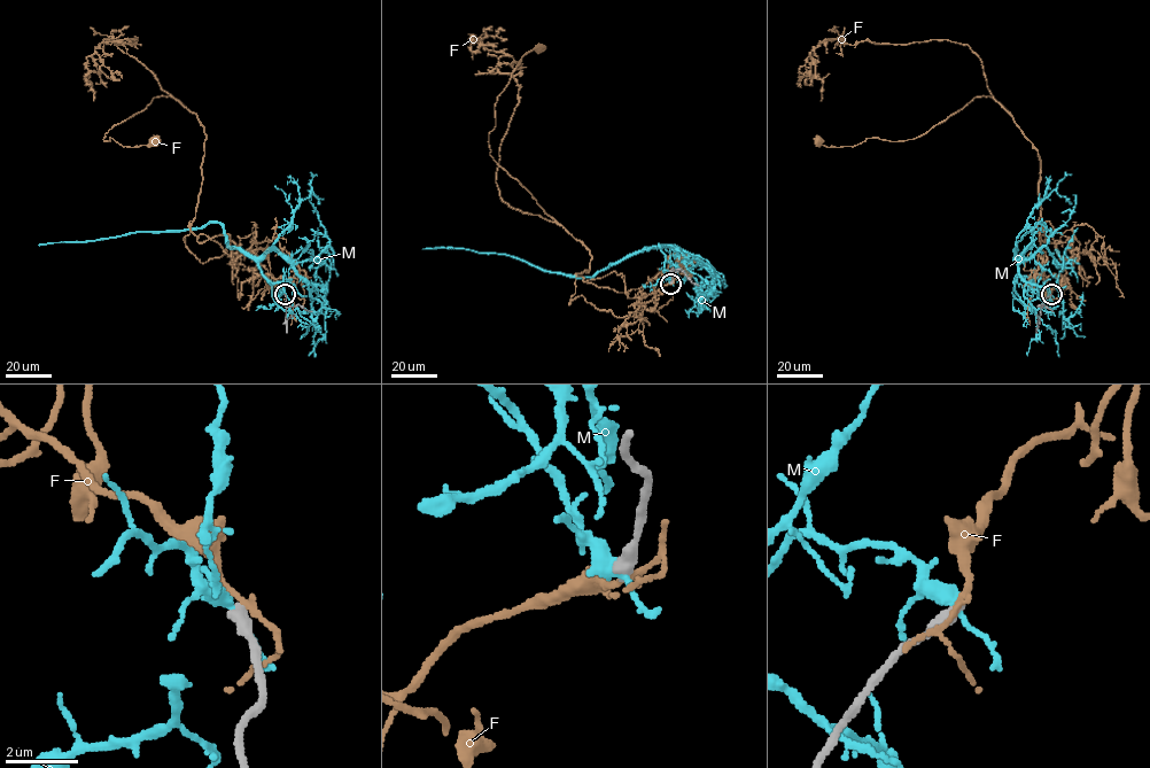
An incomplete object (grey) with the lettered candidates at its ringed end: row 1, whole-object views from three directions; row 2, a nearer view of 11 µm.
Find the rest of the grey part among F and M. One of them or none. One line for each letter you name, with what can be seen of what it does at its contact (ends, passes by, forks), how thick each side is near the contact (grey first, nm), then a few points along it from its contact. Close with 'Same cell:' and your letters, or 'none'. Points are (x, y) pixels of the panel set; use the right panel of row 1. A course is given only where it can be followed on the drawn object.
Same cell: none

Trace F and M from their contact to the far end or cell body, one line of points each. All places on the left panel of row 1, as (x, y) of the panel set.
F: (285, 294), (257, 276), (239, 299), (230, 235), (189, 230), (194, 113), (155, 97), (103, 139), (155, 141)
M: (285, 294), (278, 289), (274, 293), (278, 304), (259, 266), (227, 243), (218, 223), (38, 245)

